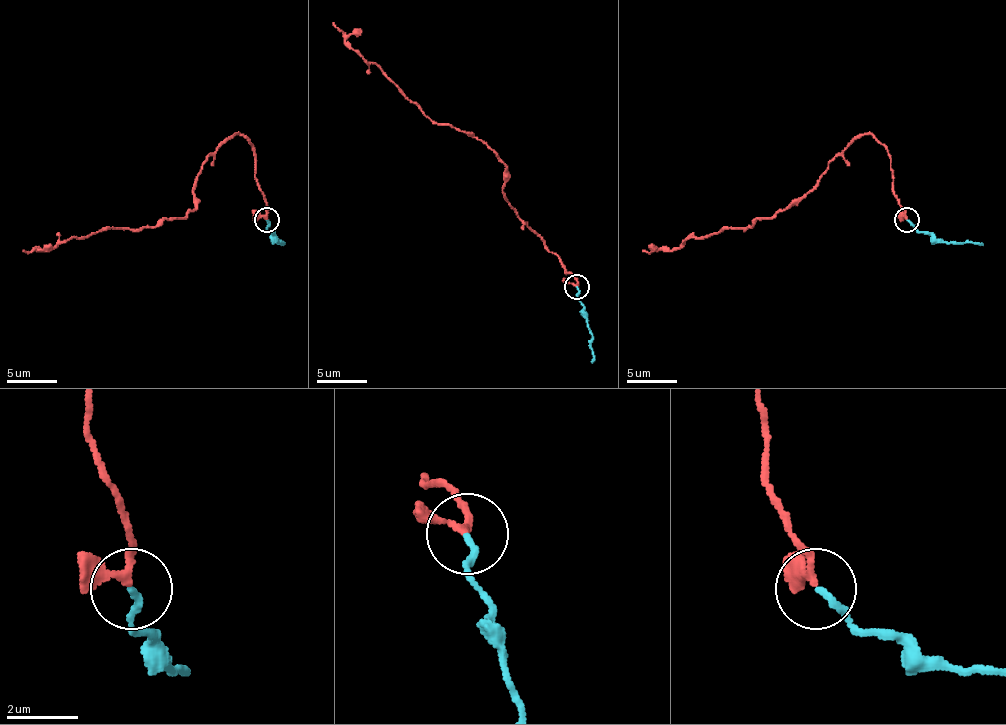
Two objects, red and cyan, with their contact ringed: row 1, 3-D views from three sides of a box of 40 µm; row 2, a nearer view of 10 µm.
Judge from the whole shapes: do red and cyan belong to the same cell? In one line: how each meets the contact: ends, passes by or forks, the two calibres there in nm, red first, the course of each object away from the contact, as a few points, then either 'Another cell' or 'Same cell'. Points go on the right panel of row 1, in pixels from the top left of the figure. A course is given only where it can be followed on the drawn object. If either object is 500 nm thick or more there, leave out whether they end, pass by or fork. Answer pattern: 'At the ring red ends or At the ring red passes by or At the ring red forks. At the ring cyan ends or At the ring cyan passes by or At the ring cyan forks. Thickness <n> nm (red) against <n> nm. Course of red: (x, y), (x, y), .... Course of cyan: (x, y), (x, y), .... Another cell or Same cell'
At the ring red passes by. At the ring cyan ends. Thickness 180 nm (red) against 190 nm. Course of red: (906, 218), (889, 151), (861, 133), (811, 188), (771, 218), (687, 238), (672, 250), (642, 250). Course of cyan: (906, 221), (918, 231), (948, 243), (983, 245). Another cell

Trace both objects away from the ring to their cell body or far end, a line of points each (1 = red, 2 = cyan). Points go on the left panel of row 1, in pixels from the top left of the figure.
1: (268, 218), (255, 151), (233, 133), (208, 156), (183, 218), (23, 250)
2: (268, 221), (268, 231), (283, 245)

